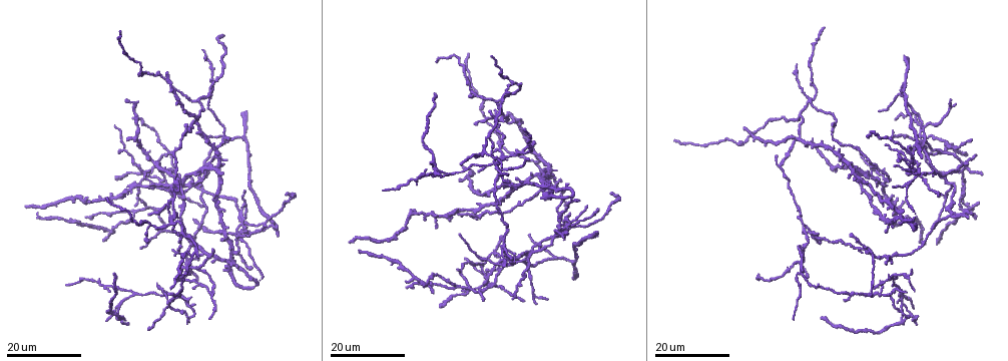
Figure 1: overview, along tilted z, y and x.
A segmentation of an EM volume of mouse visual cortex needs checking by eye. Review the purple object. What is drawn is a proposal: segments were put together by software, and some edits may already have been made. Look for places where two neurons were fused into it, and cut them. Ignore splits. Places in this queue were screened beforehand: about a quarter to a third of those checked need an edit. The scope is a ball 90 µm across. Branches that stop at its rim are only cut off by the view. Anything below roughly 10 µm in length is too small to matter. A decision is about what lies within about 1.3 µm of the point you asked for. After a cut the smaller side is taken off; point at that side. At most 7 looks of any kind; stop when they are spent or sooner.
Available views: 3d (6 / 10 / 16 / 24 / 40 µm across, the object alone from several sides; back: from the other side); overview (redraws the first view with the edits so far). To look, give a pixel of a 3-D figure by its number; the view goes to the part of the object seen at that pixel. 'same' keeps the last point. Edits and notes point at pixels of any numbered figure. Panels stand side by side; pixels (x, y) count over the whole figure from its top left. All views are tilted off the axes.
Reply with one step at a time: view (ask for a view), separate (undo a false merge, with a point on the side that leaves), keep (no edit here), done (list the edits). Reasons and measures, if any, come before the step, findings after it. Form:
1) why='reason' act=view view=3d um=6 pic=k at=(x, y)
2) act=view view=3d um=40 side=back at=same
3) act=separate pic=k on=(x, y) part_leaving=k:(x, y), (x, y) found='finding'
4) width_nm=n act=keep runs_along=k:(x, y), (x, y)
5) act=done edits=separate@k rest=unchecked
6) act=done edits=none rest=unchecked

why='four arms meet' act=view view=3d um=16 pic=1 at=(924, 146)

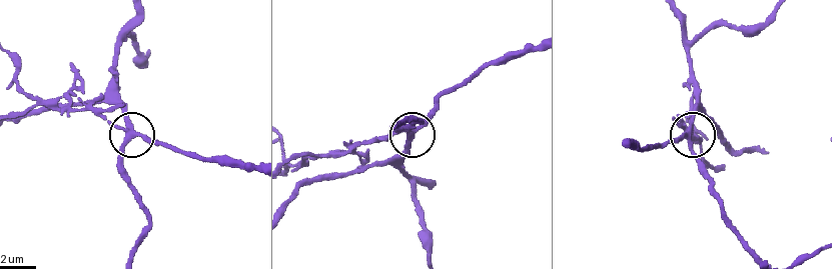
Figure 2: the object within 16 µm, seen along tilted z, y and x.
act=view view=3d um=10 pic=2 at=(136, 133)

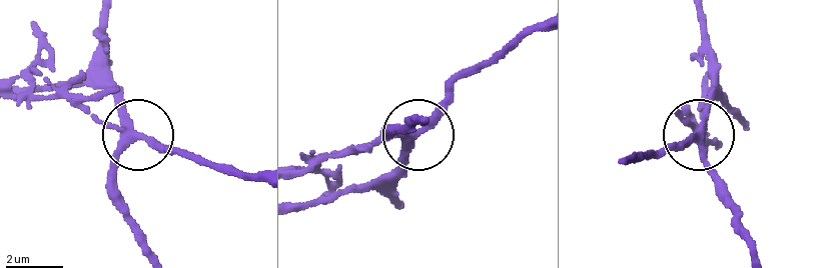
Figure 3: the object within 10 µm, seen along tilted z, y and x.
arms=4 act=separate pic=3 on=(102, 96) found='a second neuron is stuck on'

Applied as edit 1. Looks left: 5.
why='see it whole again' act=view view=overview

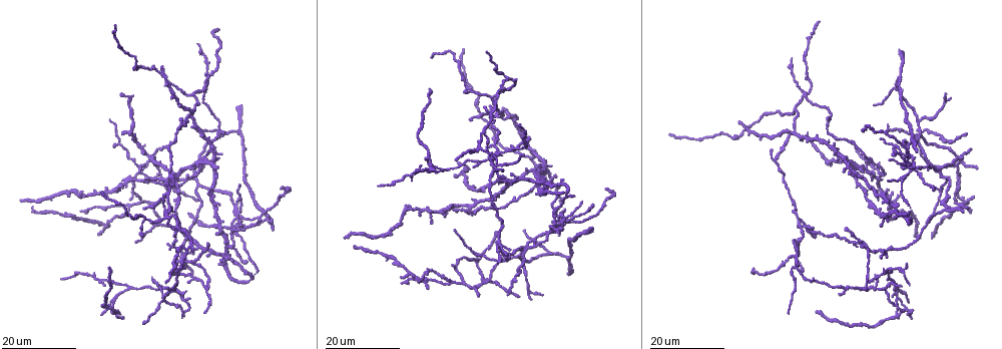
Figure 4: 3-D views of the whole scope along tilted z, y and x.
why='three arms meet' act=view view=3d um=24 pic=4 at=(530, 156)

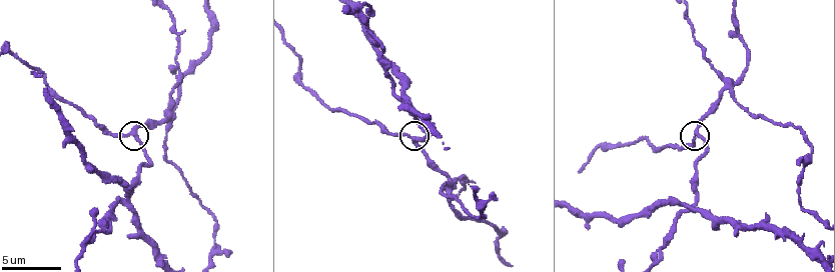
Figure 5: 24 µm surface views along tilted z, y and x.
why='closer look' act=view view=3d um=6 pic=5 at=(695, 136)

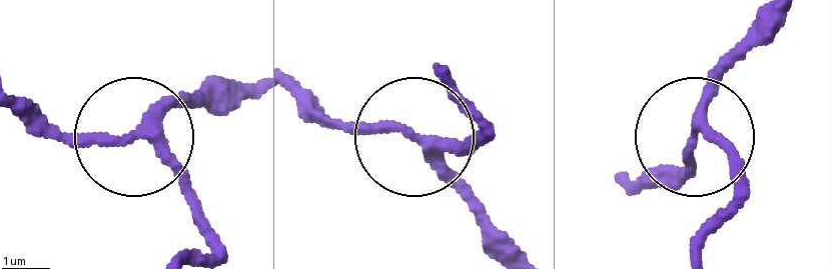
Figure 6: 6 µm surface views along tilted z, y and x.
width_nm=200 act=keep runs_along=6:(181, 255), (203, 211), (164, 153), (22, 121) found='one neuron here'

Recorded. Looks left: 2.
act=view view=3d um=24 pic=4 at=(217, 191)

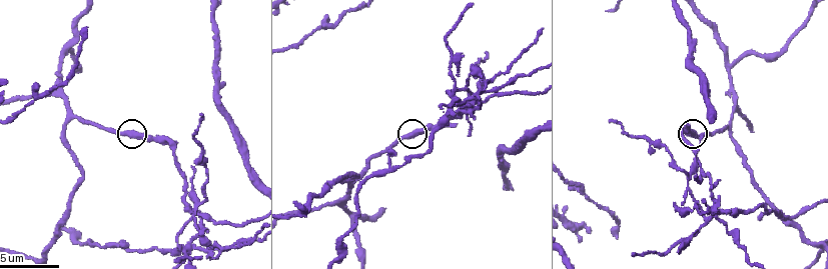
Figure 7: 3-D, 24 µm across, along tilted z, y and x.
act=view view=3d um=10 pic=7 at=(126, 135)

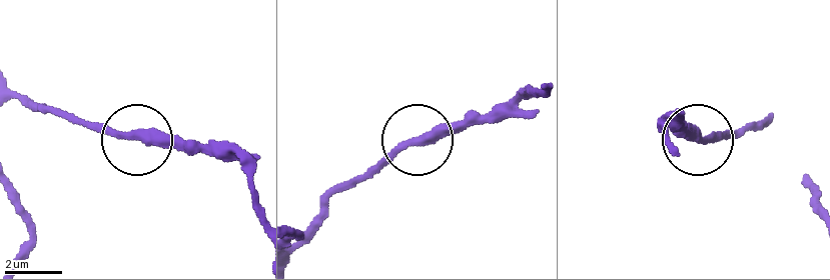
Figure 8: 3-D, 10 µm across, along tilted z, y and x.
act=keep runs_along=8:(14, 95), (96, 124), (220, 150) found='continuous, no second neuron'

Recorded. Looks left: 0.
act=done edits=separate@3 rest=unchecked

